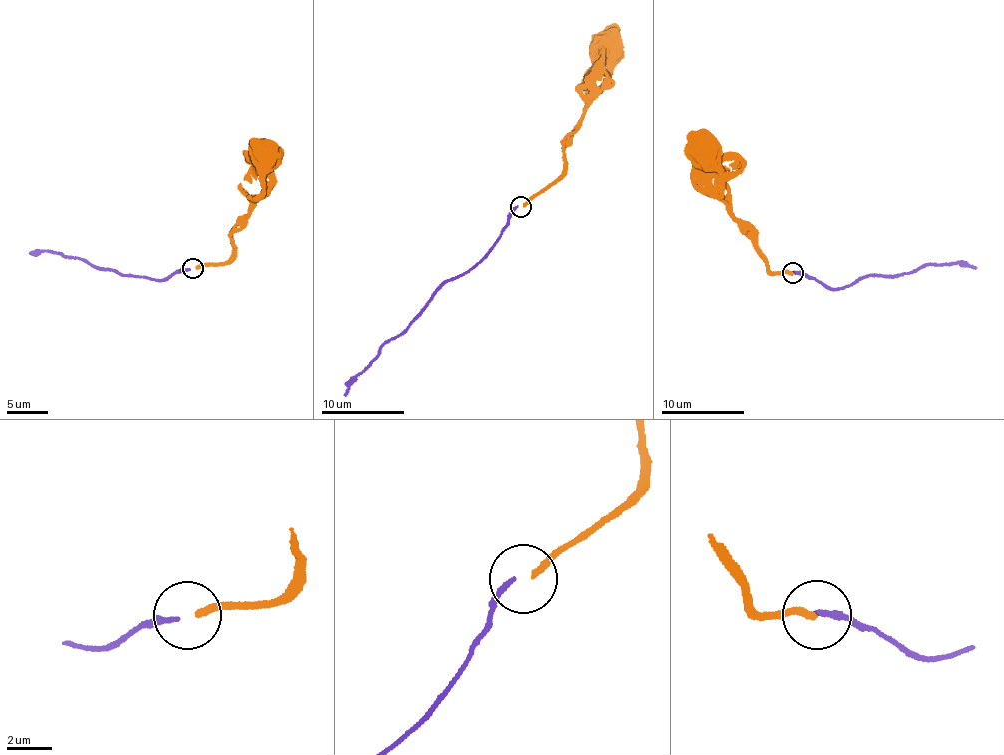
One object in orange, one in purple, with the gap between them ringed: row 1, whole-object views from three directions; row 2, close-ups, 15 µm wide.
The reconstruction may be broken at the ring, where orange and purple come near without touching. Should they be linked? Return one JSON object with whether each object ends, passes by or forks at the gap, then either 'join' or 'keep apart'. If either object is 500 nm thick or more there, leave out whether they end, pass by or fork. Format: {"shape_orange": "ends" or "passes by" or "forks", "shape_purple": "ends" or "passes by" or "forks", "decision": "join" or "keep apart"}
{"shape_orange": "ends", "shape_purple": "ends", "decision": "keep apart"}

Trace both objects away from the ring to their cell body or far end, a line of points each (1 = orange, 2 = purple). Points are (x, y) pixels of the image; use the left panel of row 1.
1: (195, 267), (231, 256), (231, 228), (275, 182), (274, 158), (267, 155)
2: (189, 269), (154, 280), (101, 268), (70, 255), (42, 250), (29, 252)

